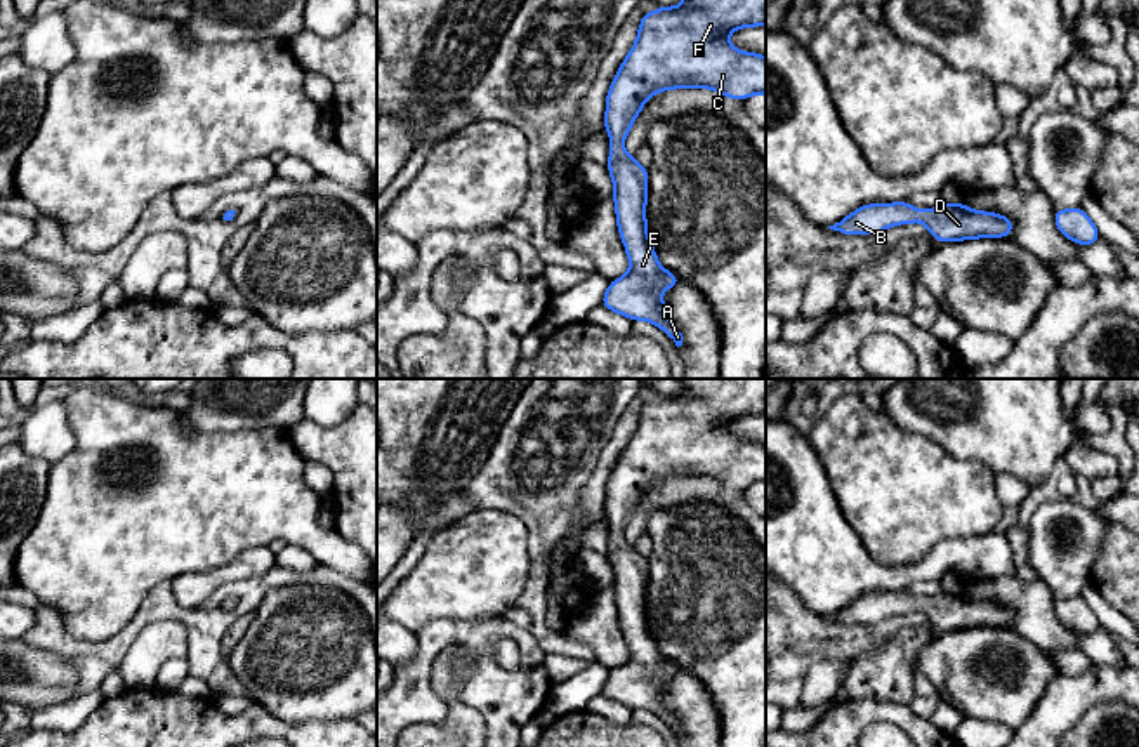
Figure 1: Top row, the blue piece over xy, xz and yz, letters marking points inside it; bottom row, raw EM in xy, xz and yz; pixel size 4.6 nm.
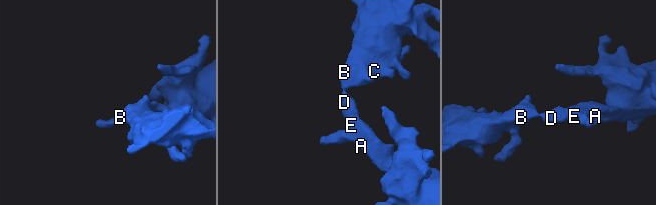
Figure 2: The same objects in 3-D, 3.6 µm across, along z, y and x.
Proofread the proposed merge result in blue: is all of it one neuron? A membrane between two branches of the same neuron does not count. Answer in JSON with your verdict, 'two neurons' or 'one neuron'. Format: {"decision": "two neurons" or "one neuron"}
{"decision": "one neuron"}

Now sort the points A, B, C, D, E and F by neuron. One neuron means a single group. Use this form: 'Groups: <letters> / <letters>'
Groups: A B C D E F

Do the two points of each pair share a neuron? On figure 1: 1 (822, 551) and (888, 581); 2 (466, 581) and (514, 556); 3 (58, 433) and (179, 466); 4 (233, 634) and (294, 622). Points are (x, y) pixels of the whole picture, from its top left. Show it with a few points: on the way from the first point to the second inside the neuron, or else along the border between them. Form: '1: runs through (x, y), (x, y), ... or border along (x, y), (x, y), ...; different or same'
1: runs through (837, 567), (872, 577); same
2: runs through (478, 568), (490, 556), (502, 556); same
3: border along (63, 402), (75, 436), (75, 447), (51, 464); different
4: border along (256, 612), (249, 628), (224, 659); different

